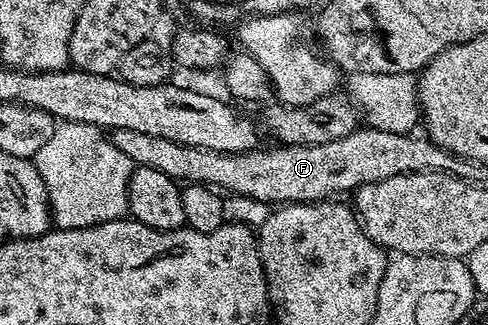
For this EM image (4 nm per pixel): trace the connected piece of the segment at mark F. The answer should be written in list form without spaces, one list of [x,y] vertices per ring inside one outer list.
[[[360,126],[348,138],[340,138],[336,142],[324,142],[316,146],[259,146],[252,152],[217,152],[204,150],[196,146],[184,146],[180,142],[172,142],[168,138],[156,138],[156,134],[144,134],[141,130],[113,130],[109,140],[116,150],[121,150],[135,166],[160,170],[160,174],[168,174],[168,178],[179,182],[205,184],[215,190],[223,190],[240,196],[256,199],[269,206],[281,206],[285,203],[322,202],[334,198],[337,192],[353,193],[372,182],[384,182],[384,178],[396,178],[396,174],[412,174],[413,172],[452,172],[461,173],[463,161],[450,152],[445,152],[422,134],[388,134],[388,130],[376,130],[369,126]]]

